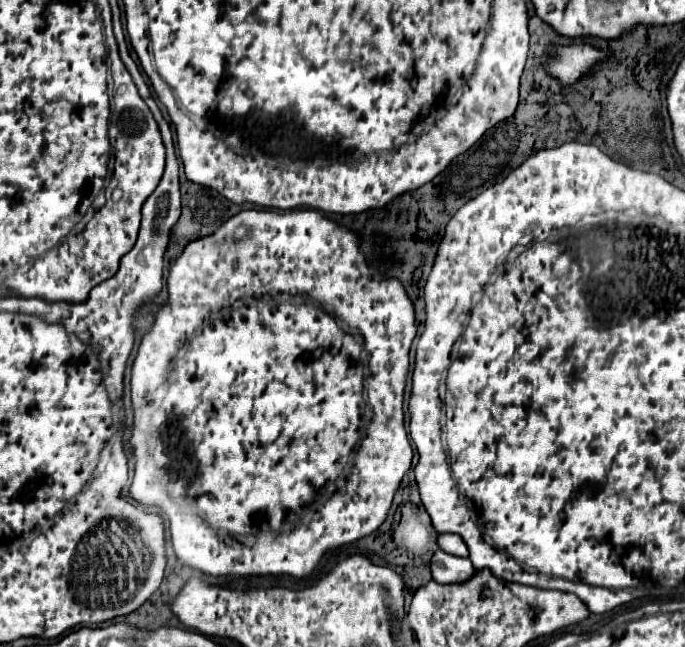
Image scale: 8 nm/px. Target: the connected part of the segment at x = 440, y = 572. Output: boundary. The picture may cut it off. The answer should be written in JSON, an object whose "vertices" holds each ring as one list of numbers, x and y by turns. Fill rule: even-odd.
{"vertices":[[442,549,434,553,430,569,432,569,432,579,436,583,462,583,470,579,474,573,470,559,452,557,450,553,444,553]]}

